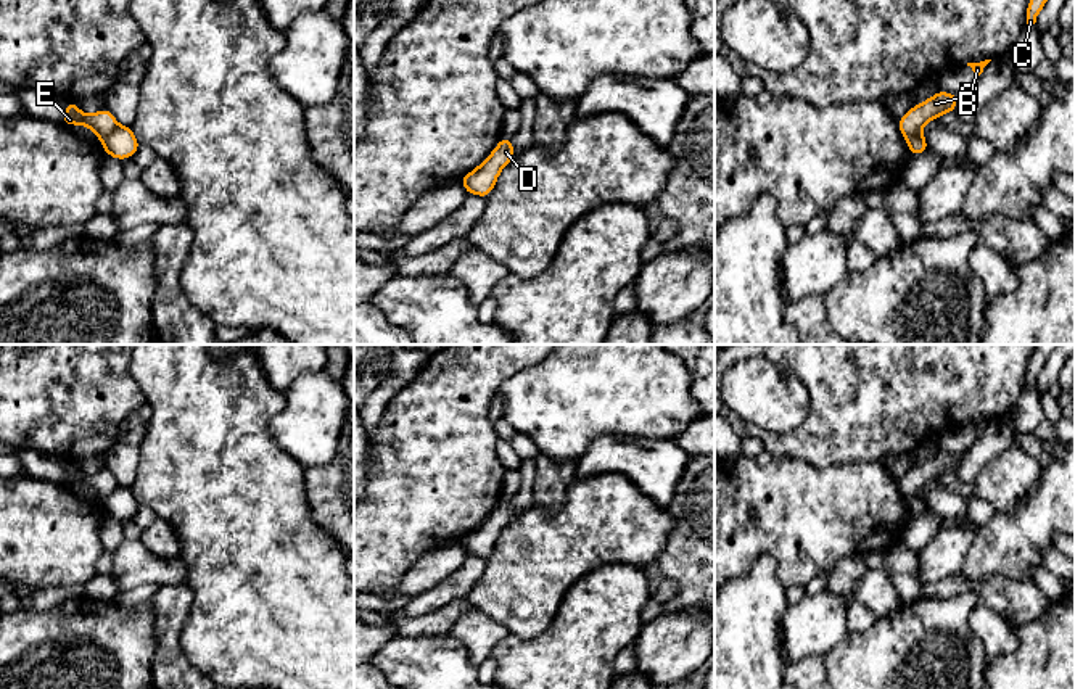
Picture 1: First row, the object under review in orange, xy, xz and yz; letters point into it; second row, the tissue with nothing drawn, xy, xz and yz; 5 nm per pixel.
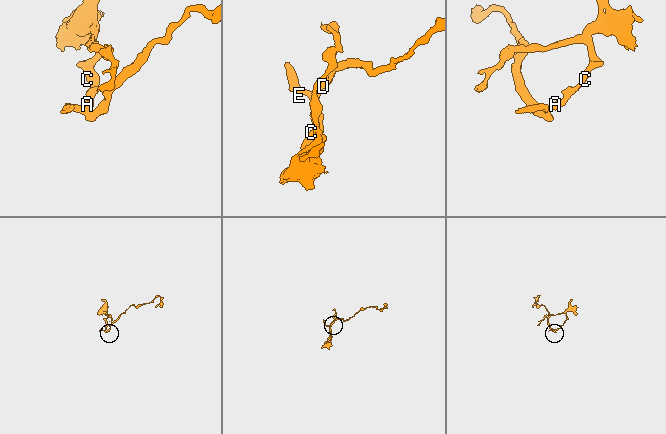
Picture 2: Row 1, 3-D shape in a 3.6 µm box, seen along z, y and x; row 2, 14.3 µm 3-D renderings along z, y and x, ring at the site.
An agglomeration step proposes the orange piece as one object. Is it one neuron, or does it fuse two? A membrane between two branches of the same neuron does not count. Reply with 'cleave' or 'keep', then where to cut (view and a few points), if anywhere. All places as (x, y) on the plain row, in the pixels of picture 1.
cleave; cut xy (118, 486), (100, 499)

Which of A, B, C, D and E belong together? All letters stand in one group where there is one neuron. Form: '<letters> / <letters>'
A B C E / D

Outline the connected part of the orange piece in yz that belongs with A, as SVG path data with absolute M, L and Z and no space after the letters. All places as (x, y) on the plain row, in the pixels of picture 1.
M938 451L929 460L912 467L903 478L898 480L900 493L904 499L917 496L930 480L940 480L945 473L954 473L961 456L951 456Z

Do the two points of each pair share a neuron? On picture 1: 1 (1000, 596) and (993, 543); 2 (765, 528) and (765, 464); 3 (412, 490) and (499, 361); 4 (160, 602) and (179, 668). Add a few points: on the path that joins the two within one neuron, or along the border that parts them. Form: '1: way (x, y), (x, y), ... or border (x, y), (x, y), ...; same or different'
1: border (961, 572), (971, 578), (1011, 577), (1030, 581); different
2: way (765, 512), (765, 480); same
3: way (433, 457), (435, 435), (470, 400), (470, 393); same
4: way (168, 618), (168, 652); same

